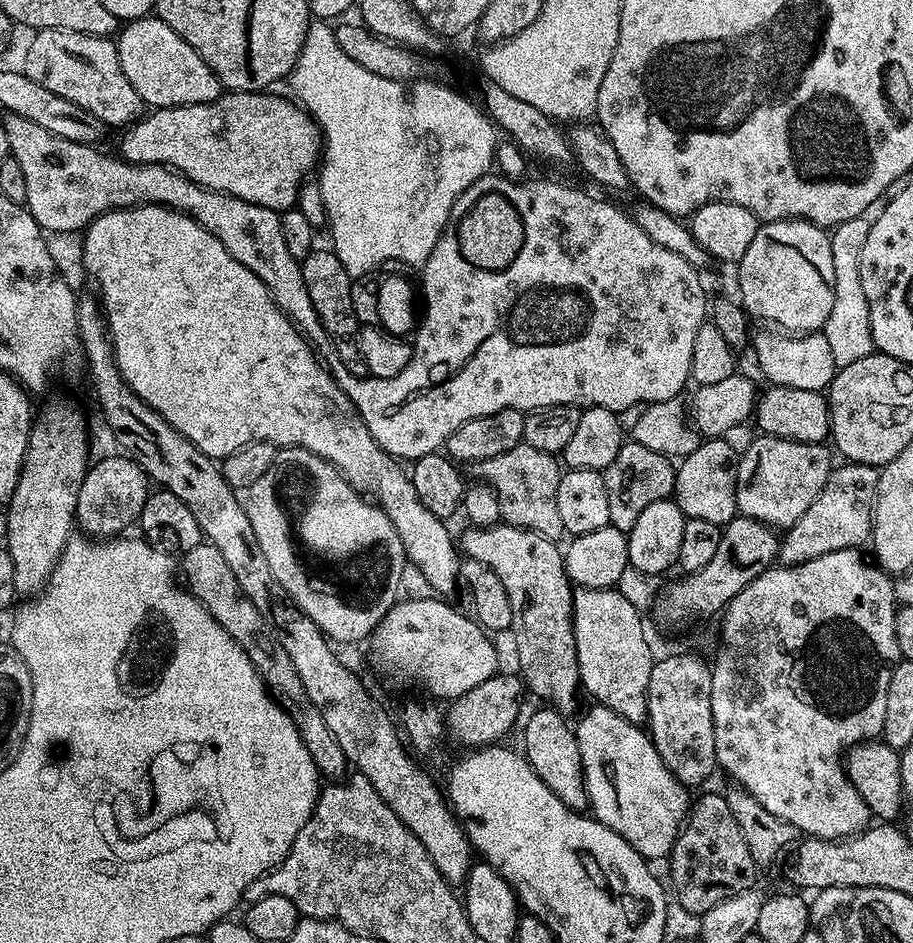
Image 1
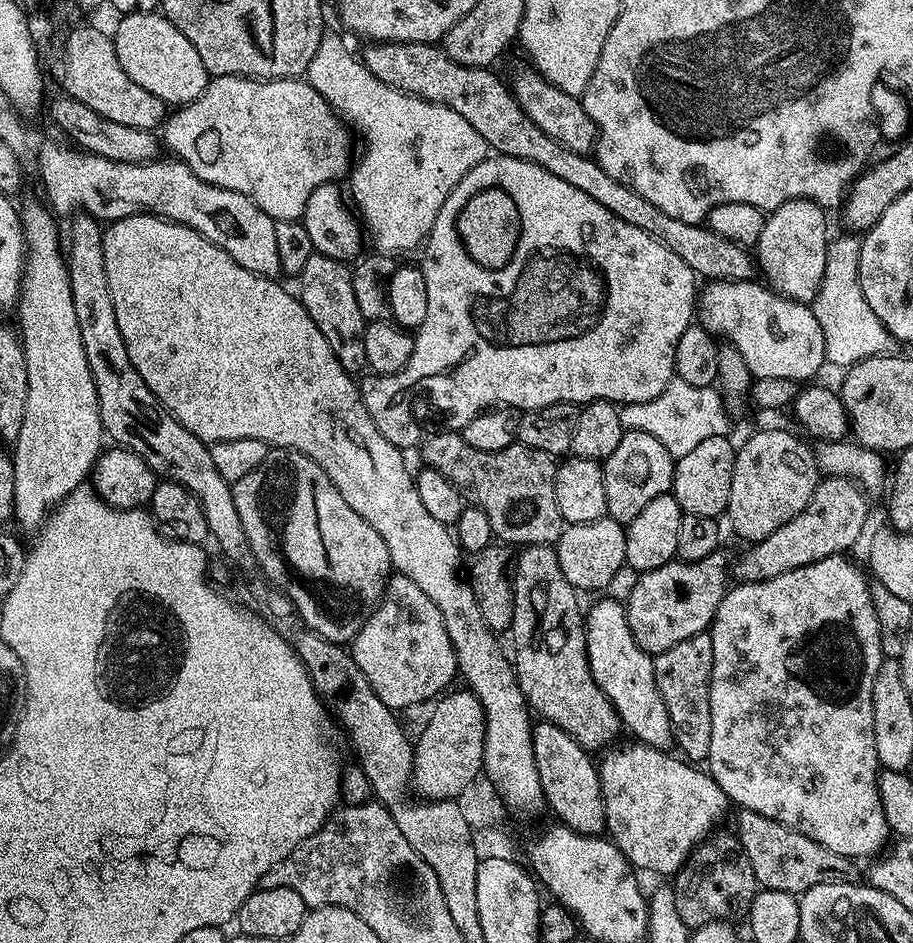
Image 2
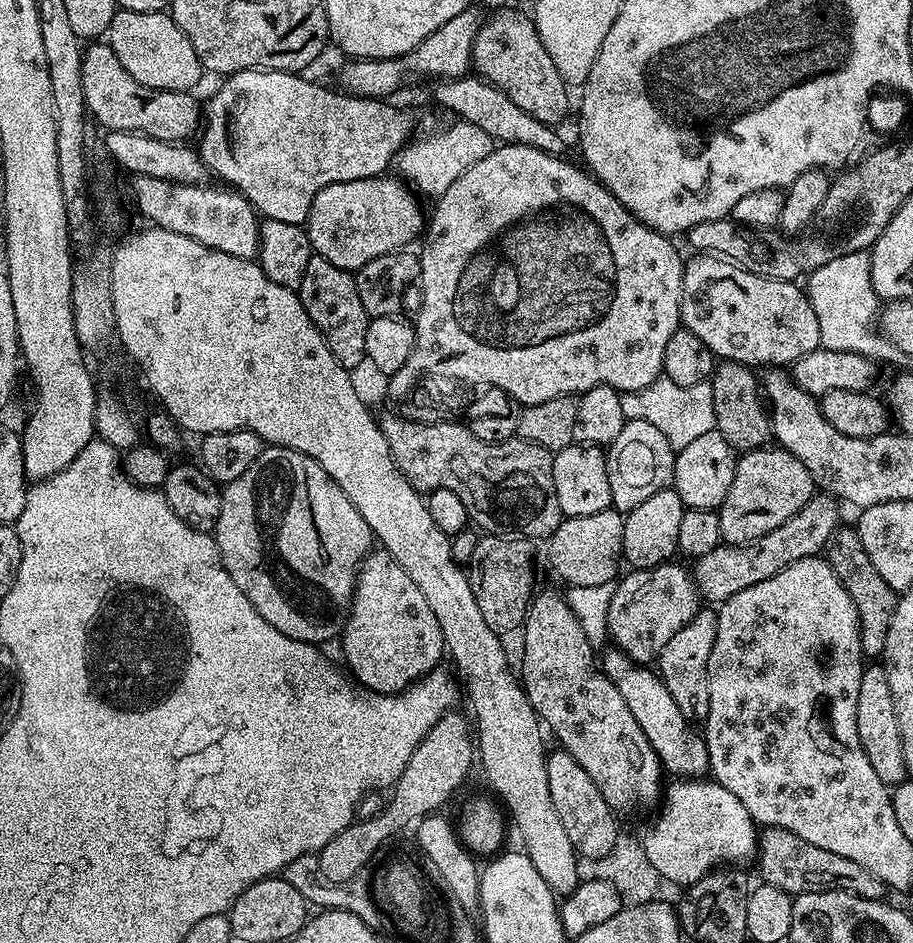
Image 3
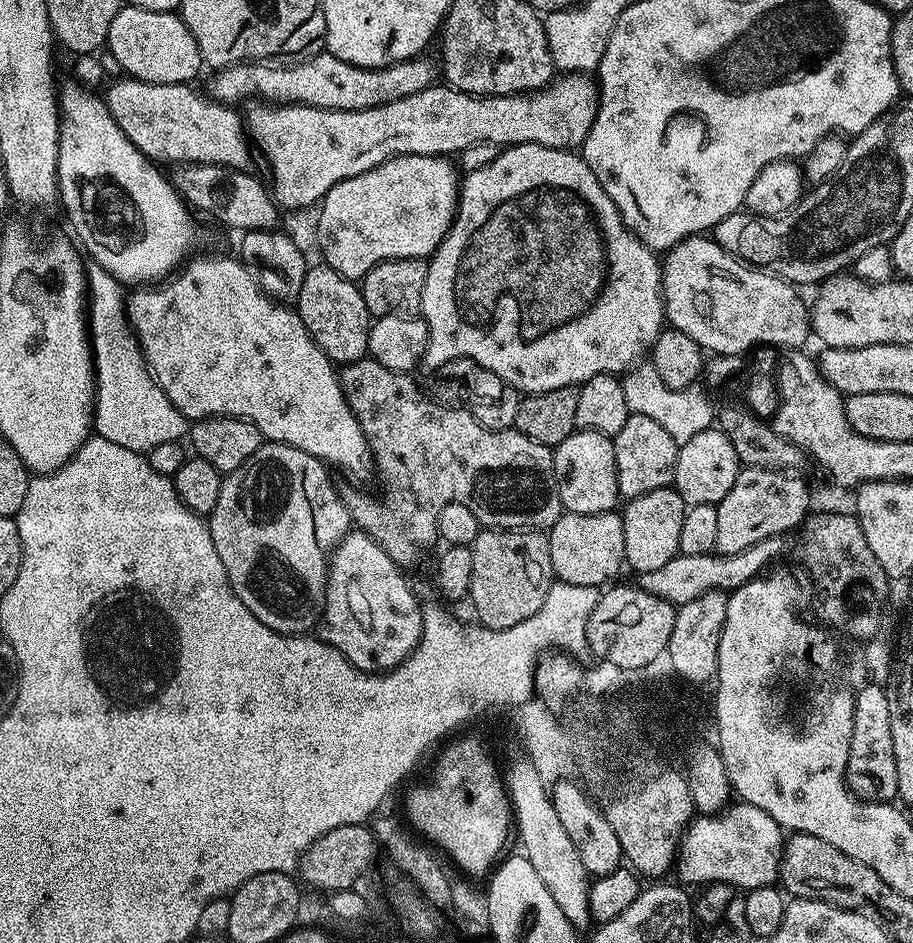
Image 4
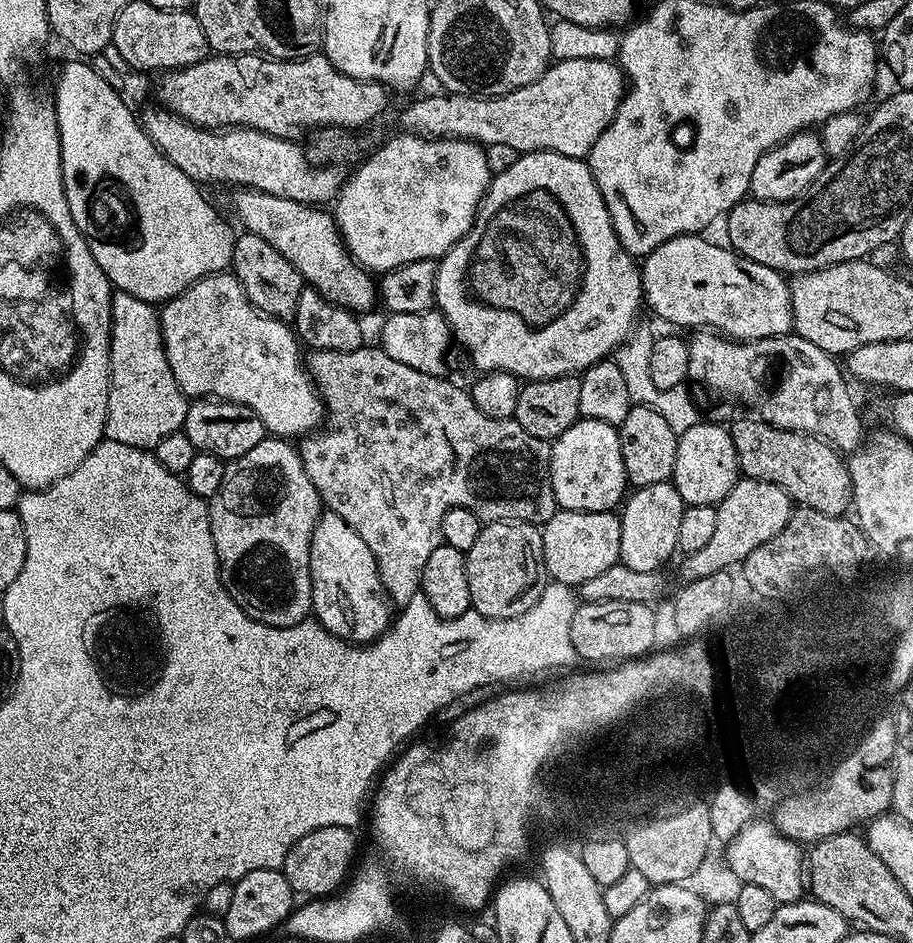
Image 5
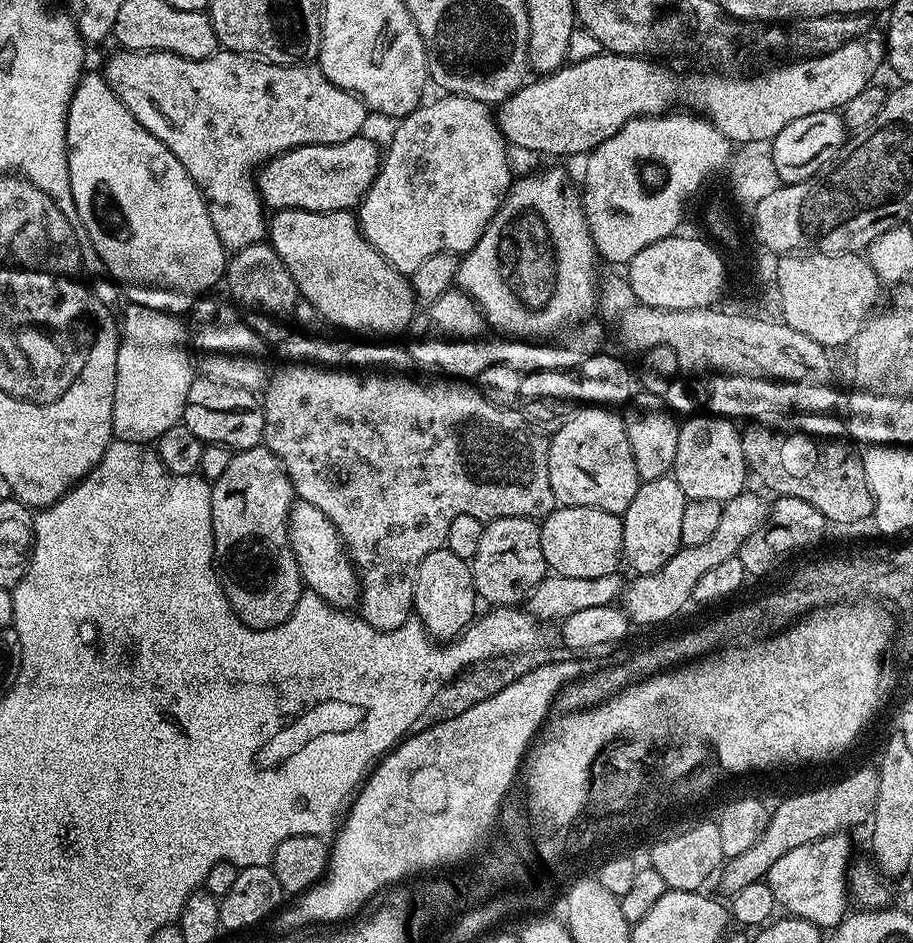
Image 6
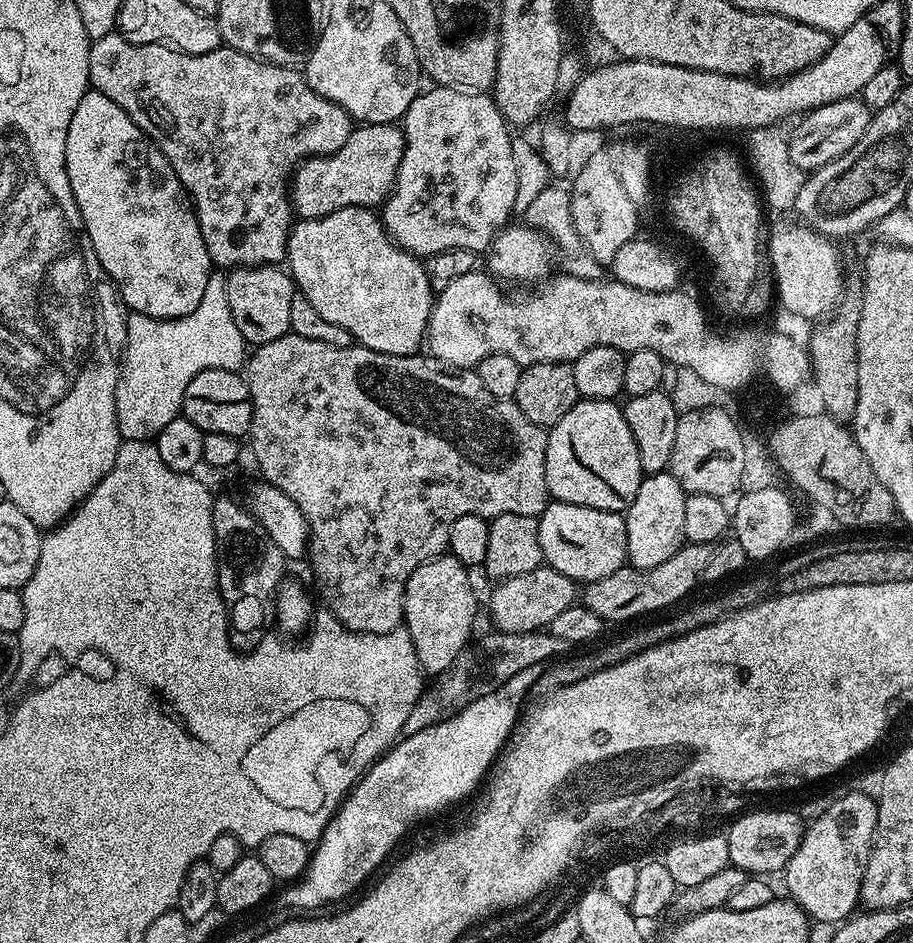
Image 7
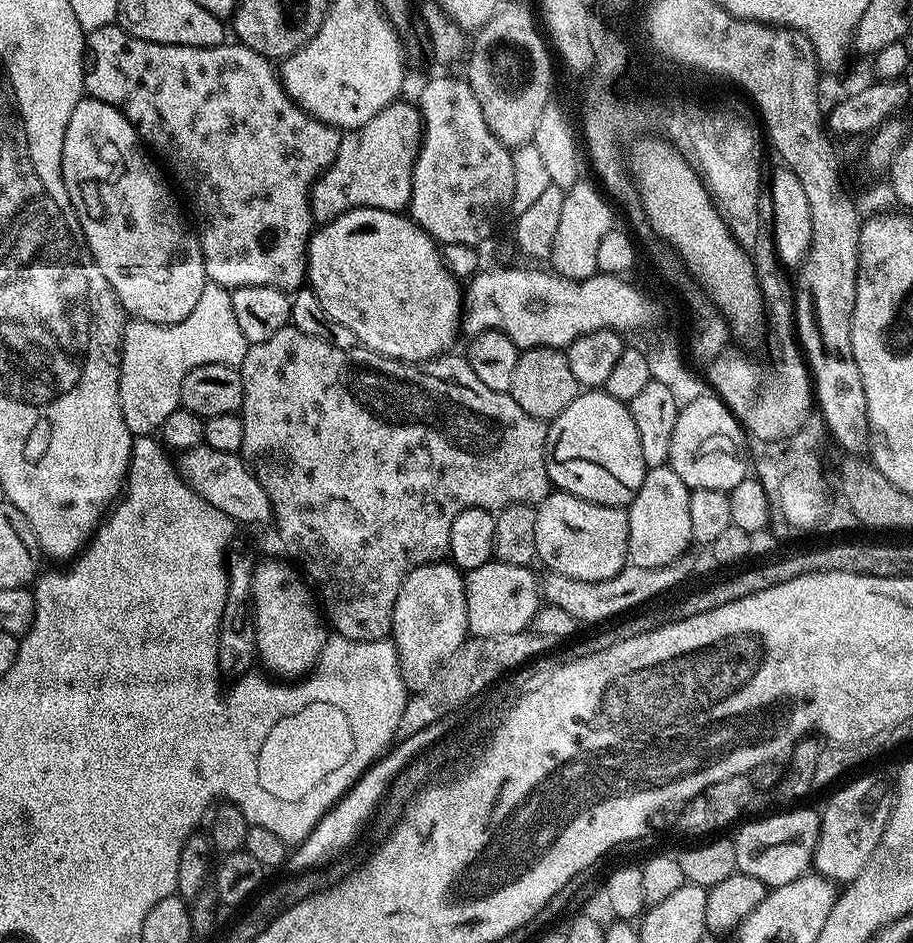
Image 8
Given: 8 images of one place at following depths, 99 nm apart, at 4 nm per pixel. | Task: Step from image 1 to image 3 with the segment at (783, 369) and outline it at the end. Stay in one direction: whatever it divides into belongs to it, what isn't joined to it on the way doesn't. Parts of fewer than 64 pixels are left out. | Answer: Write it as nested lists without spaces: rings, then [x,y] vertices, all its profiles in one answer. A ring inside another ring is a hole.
[[[696,254],[685,263],[682,278],[682,302],[680,318],[683,327],[689,328],[706,346],[710,346],[713,356],[720,360],[737,360],[739,364],[785,364],[791,366],[798,358],[810,354],[820,347],[818,338],[818,318],[810,306],[805,289],[791,280],[773,280],[771,276],[761,276],[759,272],[749,272],[747,268],[732,263],[727,258]]]

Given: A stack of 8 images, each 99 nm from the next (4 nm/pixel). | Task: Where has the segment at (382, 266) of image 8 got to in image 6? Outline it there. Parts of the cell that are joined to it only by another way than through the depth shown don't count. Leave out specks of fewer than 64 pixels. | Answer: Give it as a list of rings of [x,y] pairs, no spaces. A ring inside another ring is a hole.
[[[281,208],[276,216],[267,221],[266,236],[272,249],[286,262],[286,270],[290,270],[290,278],[294,278],[297,293],[309,300],[317,317],[332,324],[341,324],[348,332],[361,332],[361,337],[368,338],[373,332],[376,338],[396,338],[412,323],[412,317],[418,311],[418,301],[412,292],[409,277],[403,272],[394,270],[366,242],[360,232],[359,219],[351,211],[311,212],[301,208]]]

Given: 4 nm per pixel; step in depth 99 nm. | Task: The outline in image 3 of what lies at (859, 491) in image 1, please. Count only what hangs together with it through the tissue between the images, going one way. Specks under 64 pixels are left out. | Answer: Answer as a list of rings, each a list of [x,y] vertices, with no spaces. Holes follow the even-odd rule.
[[[827,494],[813,495],[806,506],[802,506],[794,518],[782,522],[778,530],[770,530],[770,534],[762,534],[762,538],[754,538],[745,544],[722,542],[710,550],[710,554],[702,554],[702,558],[694,562],[694,579],[701,597],[709,605],[719,606],[734,598],[738,590],[746,590],[757,582],[766,582],[766,578],[774,578],[778,570],[786,570],[786,566],[802,558],[821,555],[841,527],[839,507],[841,505]]]

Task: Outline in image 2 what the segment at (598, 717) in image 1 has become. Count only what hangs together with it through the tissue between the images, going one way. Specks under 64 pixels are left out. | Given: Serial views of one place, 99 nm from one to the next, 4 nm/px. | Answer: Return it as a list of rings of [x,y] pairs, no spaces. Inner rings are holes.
[[[639,742],[631,743],[609,747],[598,760],[606,810],[606,832],[612,843],[618,846],[618,850],[624,852],[624,857],[633,869],[641,873],[657,872],[660,876],[672,878],[687,864],[688,855],[713,835],[715,828],[712,827],[727,814],[730,801],[711,774],[704,770],[699,772],[695,763],[679,755],[671,756],[673,753],[668,750],[651,748],[648,744]]]

